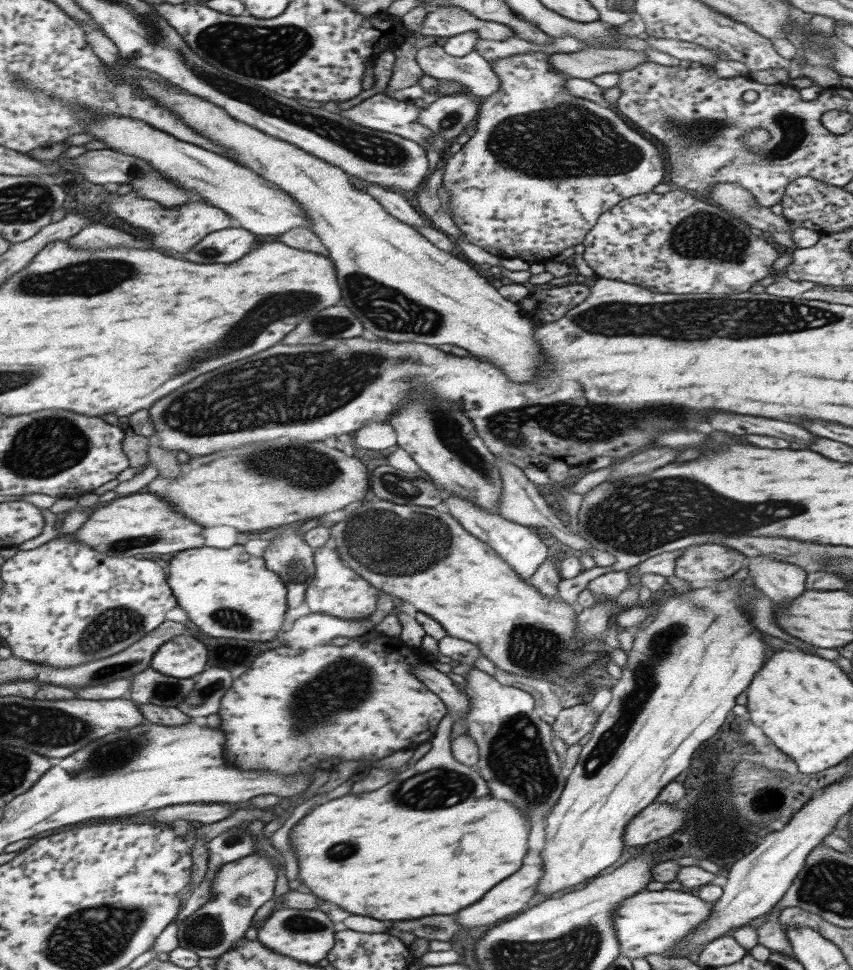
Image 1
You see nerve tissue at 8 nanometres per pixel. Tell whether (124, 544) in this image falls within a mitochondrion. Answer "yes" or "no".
yes

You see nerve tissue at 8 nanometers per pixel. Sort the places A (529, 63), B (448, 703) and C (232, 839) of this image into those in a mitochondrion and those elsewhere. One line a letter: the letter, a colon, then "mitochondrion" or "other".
A: other
B: other
C: mitochondrion

